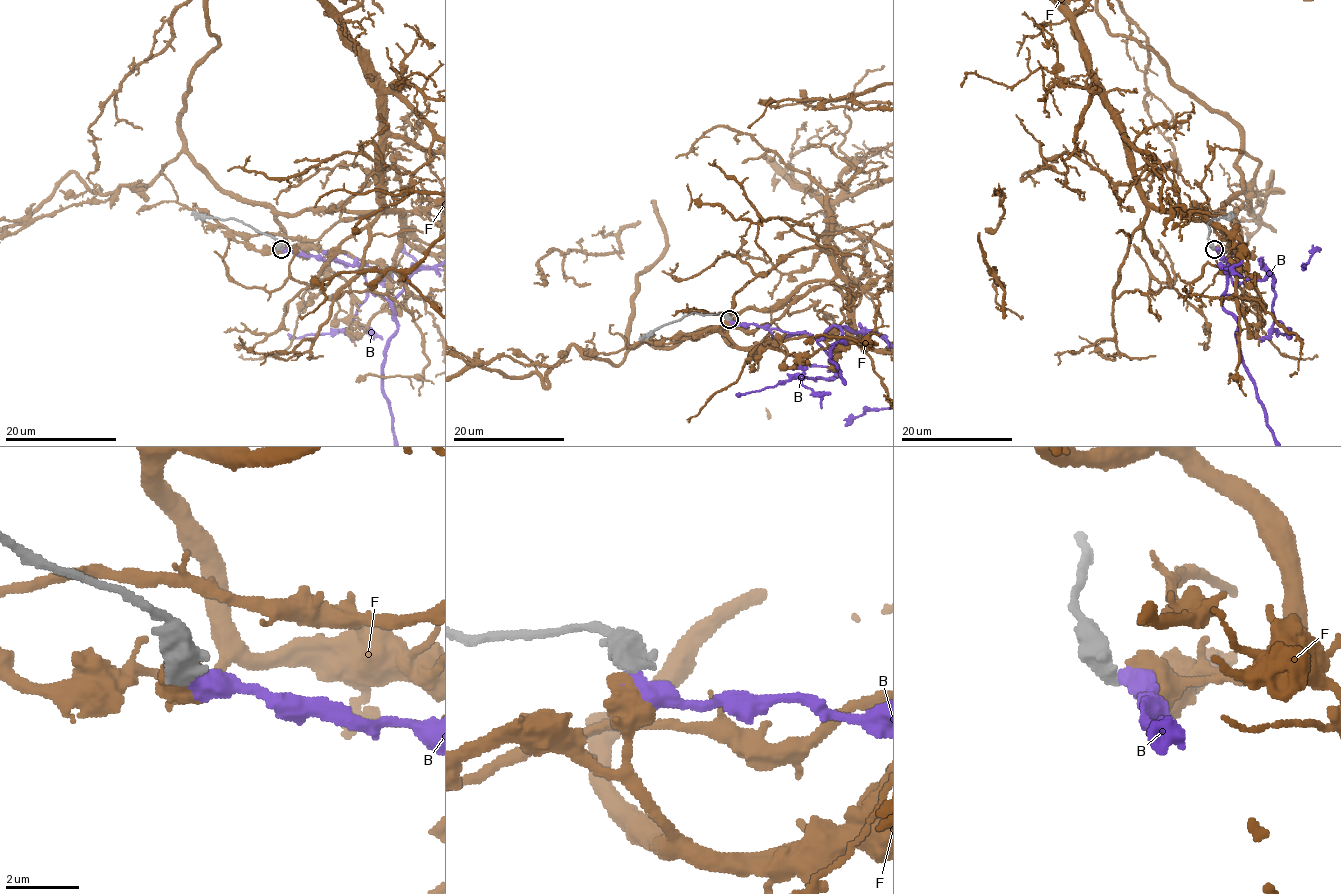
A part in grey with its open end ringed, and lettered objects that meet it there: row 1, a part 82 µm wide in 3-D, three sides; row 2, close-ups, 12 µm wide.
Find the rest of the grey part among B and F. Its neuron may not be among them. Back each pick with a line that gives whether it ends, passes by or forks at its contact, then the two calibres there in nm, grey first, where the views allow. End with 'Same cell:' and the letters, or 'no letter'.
B: it ends; calibres 550 and 500 nm
Same cell: B

